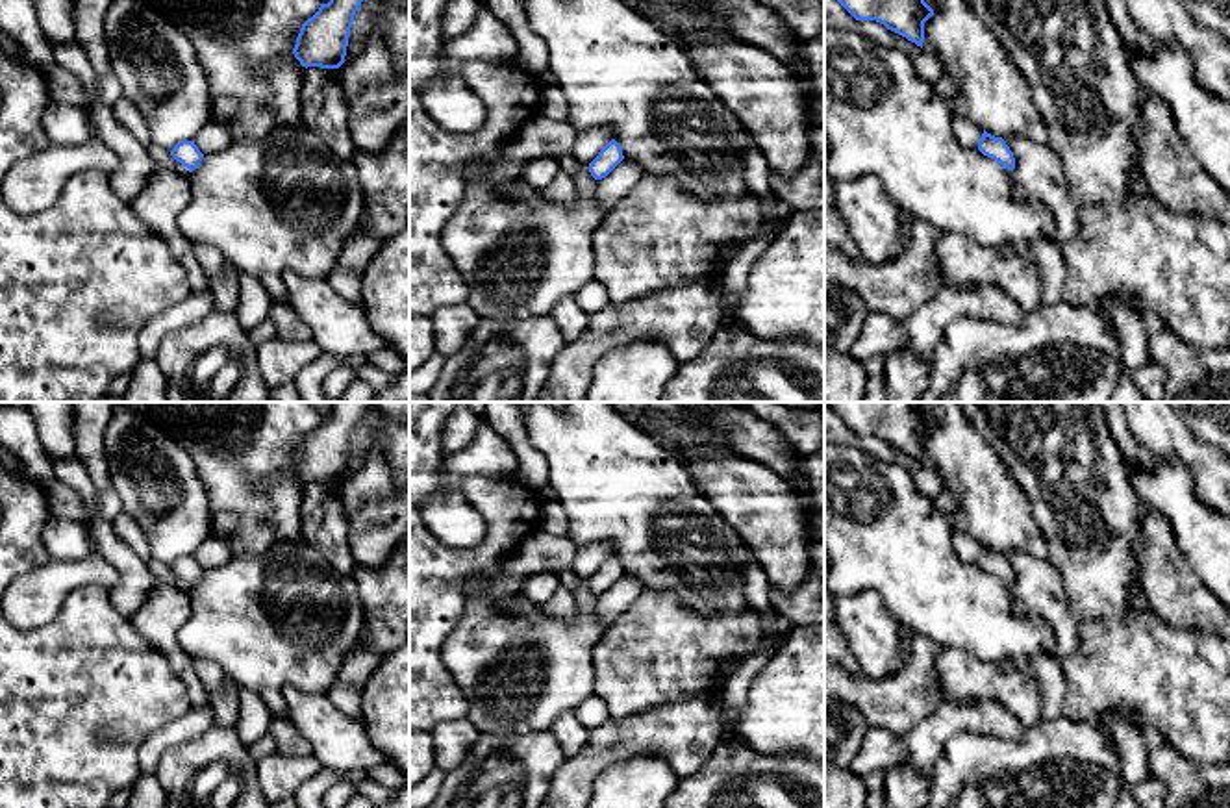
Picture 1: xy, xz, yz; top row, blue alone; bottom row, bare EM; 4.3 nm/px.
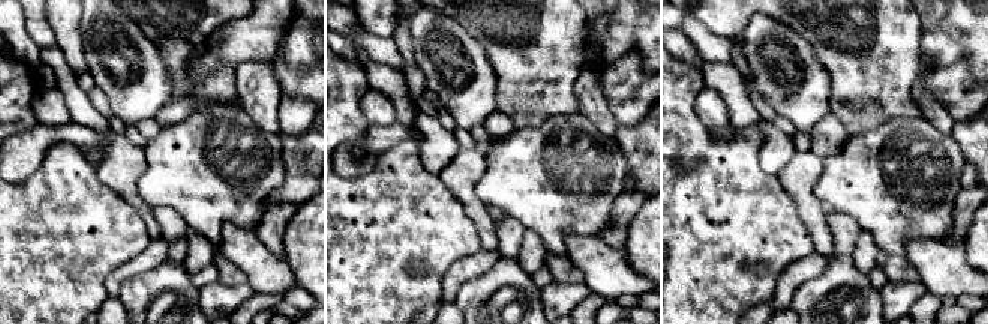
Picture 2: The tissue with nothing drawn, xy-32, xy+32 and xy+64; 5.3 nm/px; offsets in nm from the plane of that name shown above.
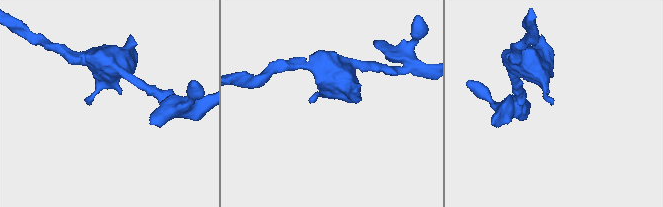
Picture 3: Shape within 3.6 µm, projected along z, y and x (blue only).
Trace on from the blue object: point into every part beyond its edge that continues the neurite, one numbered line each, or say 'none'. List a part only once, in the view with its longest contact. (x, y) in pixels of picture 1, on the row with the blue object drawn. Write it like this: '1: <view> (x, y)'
none

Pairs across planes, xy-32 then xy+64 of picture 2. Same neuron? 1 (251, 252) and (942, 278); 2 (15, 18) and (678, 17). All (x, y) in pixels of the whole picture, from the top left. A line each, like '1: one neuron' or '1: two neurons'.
1: one neuron
2: one neuron

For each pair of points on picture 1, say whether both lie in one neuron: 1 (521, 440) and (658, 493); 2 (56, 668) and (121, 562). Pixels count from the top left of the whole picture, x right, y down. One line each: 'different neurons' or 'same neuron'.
1: different neurons
2: different neurons

